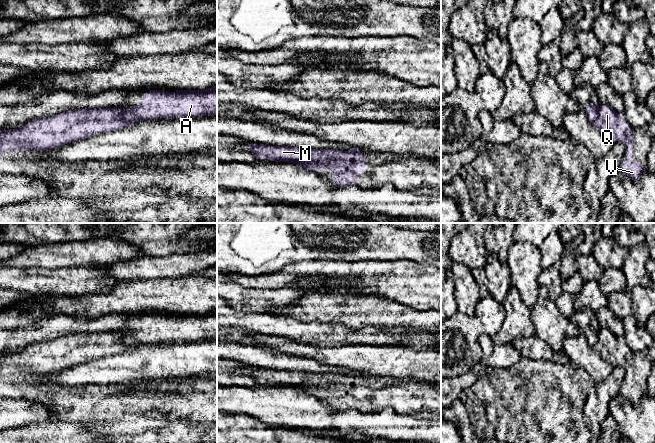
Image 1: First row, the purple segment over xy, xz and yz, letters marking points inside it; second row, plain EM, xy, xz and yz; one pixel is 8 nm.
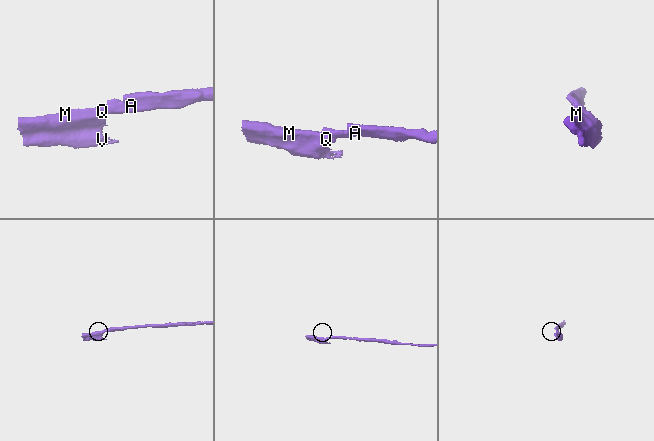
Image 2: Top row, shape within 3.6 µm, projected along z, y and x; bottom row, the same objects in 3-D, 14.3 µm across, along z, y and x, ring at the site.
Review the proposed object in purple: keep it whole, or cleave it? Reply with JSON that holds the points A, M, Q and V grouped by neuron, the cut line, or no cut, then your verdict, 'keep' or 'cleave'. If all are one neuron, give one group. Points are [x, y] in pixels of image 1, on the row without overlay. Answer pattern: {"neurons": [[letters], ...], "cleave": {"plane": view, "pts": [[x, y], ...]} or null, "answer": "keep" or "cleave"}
{"neurons": [["A"], ["M", "Q", "V"]], "cleave": {"plane": "yz", "pts": [[598, 331], [598, 340], [593, 346]]}, "answer": "cleave"}

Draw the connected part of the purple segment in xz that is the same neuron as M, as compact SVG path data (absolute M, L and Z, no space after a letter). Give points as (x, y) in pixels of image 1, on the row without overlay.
M248 367L247 373L260 385L269 383L273 386L299 388L301 392L316 396L321 393L332 393L334 411L345 411L357 408L357 399L365 396L365 378L344 376L336 373L312 373L307 371L267 370Z

